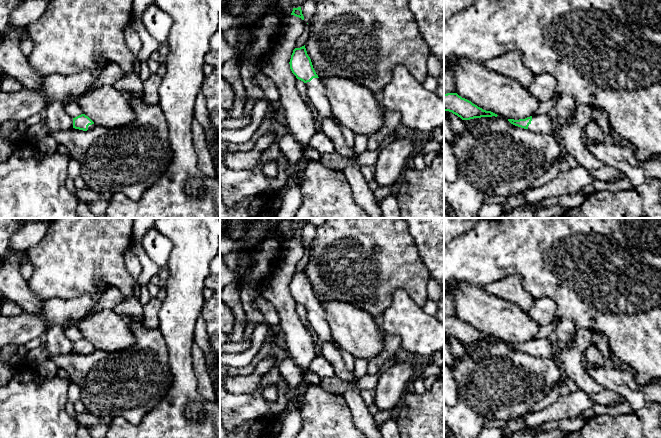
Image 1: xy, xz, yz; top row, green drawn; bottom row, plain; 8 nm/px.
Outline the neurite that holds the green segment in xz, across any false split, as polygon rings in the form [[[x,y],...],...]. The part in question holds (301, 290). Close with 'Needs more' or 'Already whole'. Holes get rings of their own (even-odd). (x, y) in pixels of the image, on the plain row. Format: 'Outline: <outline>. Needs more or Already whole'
Outline: [[[305,269],[293,274],[289,288],[296,302],[305,307],[308,314],[308,326],[315,337],[322,341],[333,343],[325,312],[313,292]]]. Needs more

